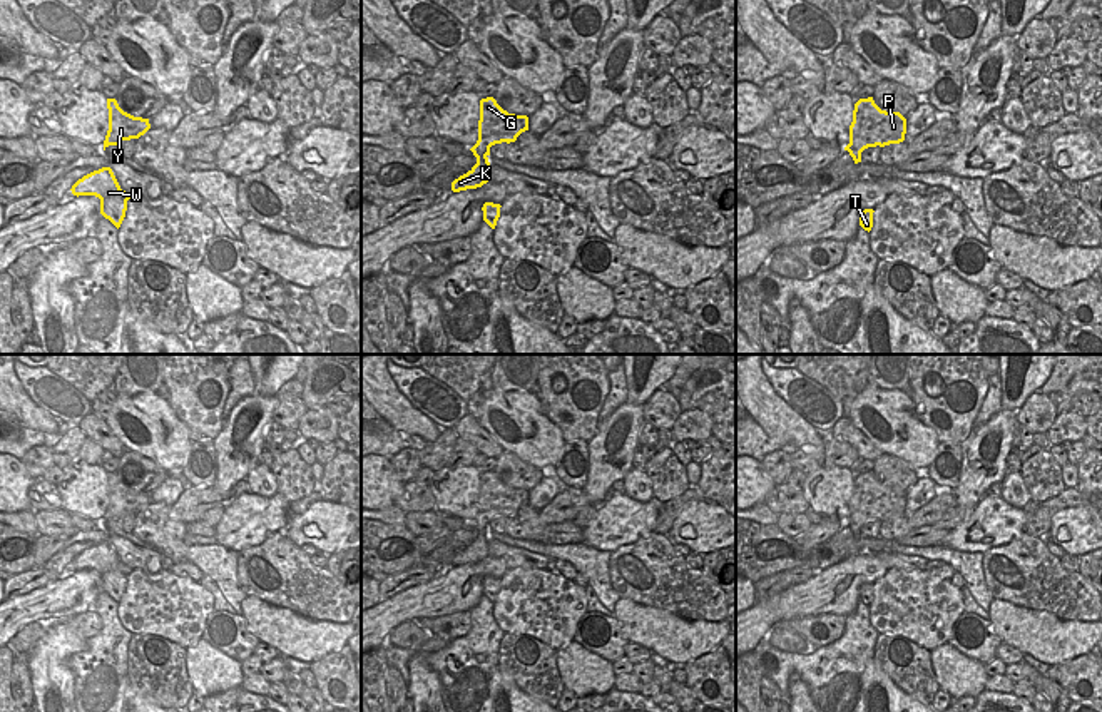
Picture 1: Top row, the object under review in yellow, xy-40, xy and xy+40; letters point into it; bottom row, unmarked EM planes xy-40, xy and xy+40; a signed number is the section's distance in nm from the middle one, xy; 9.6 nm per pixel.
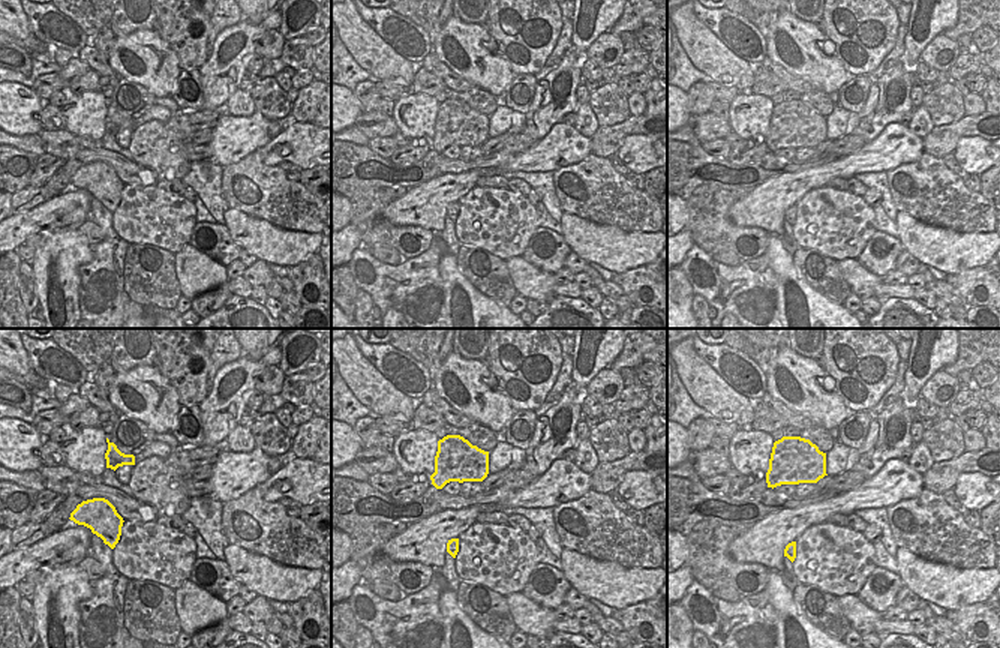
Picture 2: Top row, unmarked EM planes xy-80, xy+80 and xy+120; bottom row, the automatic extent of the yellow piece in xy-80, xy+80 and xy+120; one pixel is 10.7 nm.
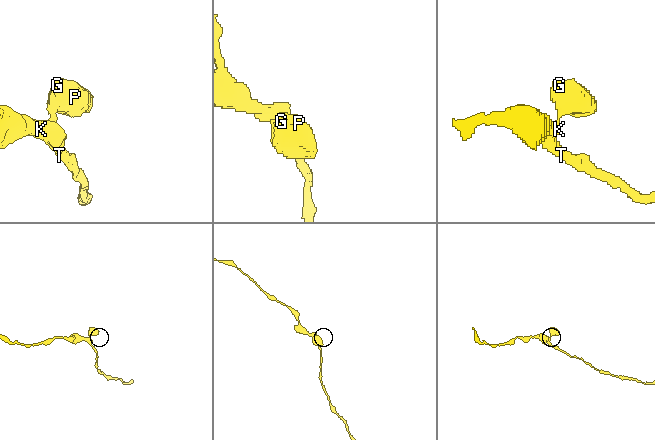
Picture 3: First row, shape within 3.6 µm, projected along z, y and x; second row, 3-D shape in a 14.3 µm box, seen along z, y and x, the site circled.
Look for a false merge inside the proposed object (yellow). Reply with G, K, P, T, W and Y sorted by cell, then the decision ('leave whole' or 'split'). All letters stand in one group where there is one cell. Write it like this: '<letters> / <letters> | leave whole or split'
G K P T W Y | leave whole

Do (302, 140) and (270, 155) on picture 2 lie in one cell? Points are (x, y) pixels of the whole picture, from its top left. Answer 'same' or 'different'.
same

